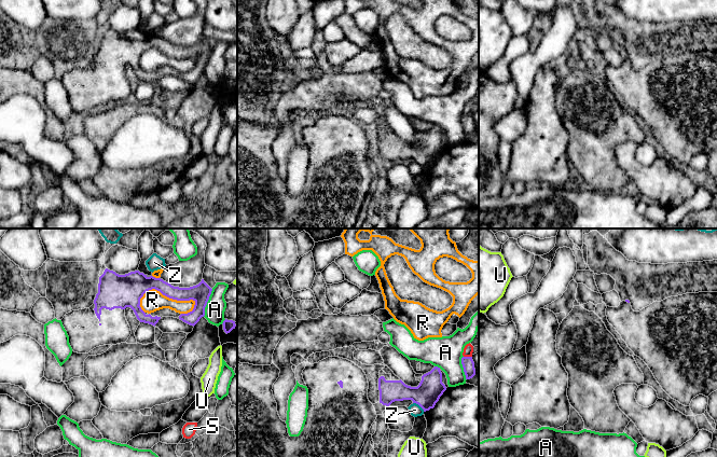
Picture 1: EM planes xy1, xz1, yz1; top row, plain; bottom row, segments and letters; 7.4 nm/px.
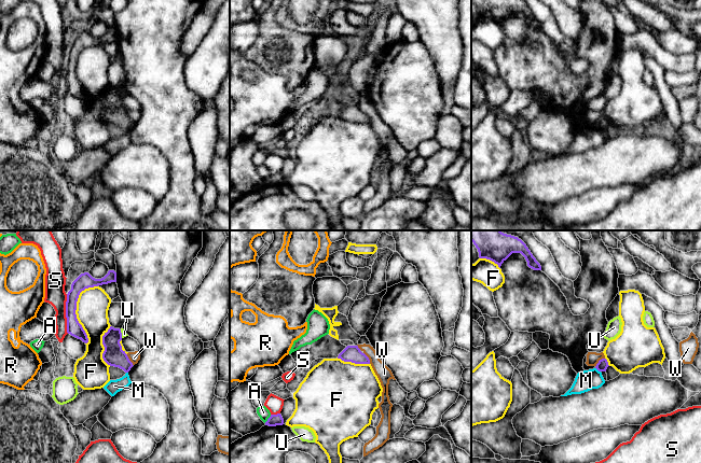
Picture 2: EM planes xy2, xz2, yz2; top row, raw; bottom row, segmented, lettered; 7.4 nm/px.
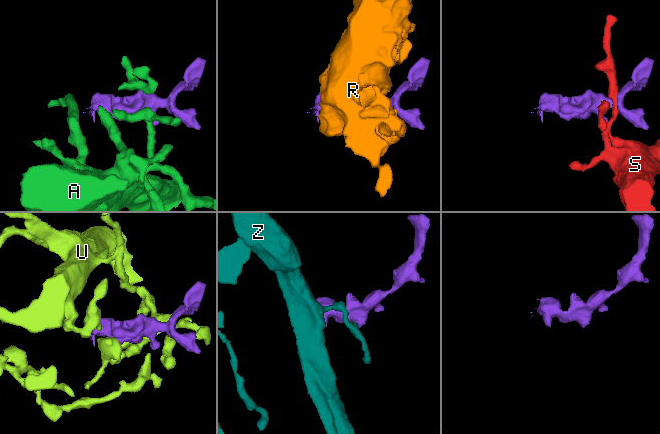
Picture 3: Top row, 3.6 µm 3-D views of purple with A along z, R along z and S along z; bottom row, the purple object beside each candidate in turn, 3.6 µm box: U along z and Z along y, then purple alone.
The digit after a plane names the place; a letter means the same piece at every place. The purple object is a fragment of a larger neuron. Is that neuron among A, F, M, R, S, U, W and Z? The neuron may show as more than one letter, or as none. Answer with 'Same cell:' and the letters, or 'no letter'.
Same cell: no letter

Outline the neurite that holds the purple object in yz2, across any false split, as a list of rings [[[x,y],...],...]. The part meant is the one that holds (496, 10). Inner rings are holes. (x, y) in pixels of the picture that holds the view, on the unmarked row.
[[[472,0],[479,11],[480,17],[486,17],[498,24],[501,23],[512,13],[521,12],[527,25],[534,29],[541,29],[540,23],[533,15],[523,0]]]

